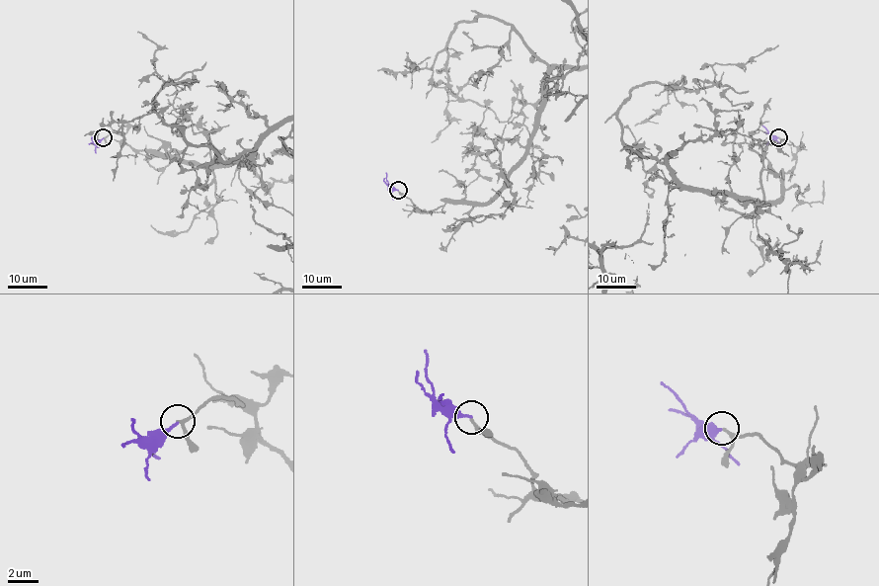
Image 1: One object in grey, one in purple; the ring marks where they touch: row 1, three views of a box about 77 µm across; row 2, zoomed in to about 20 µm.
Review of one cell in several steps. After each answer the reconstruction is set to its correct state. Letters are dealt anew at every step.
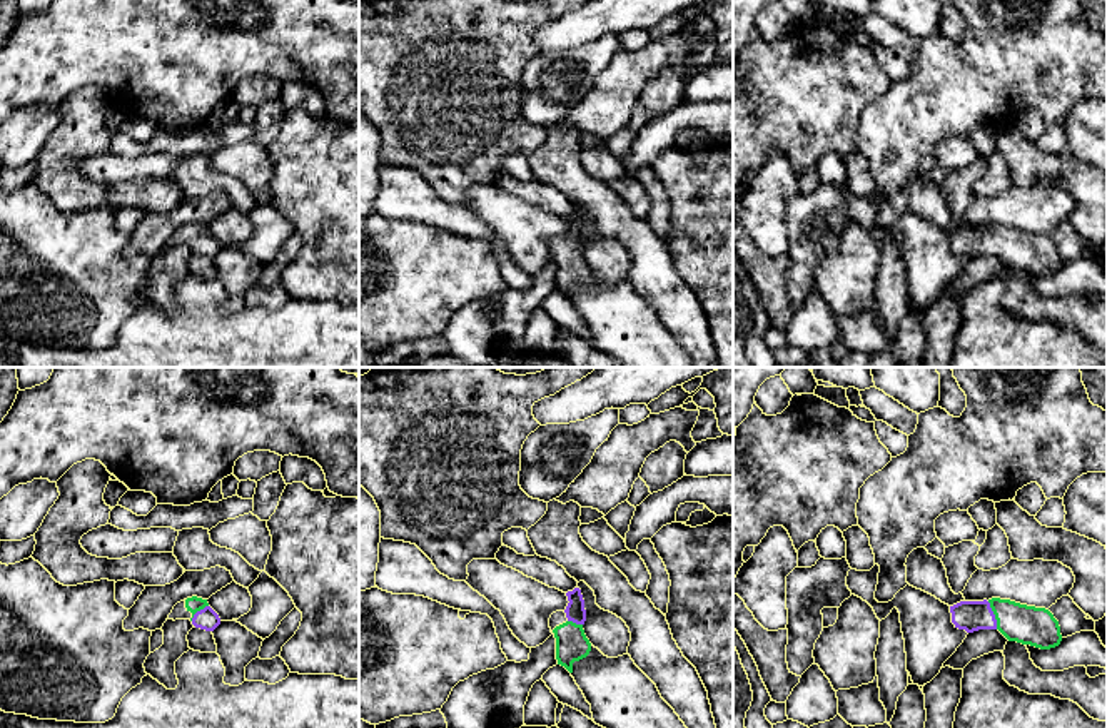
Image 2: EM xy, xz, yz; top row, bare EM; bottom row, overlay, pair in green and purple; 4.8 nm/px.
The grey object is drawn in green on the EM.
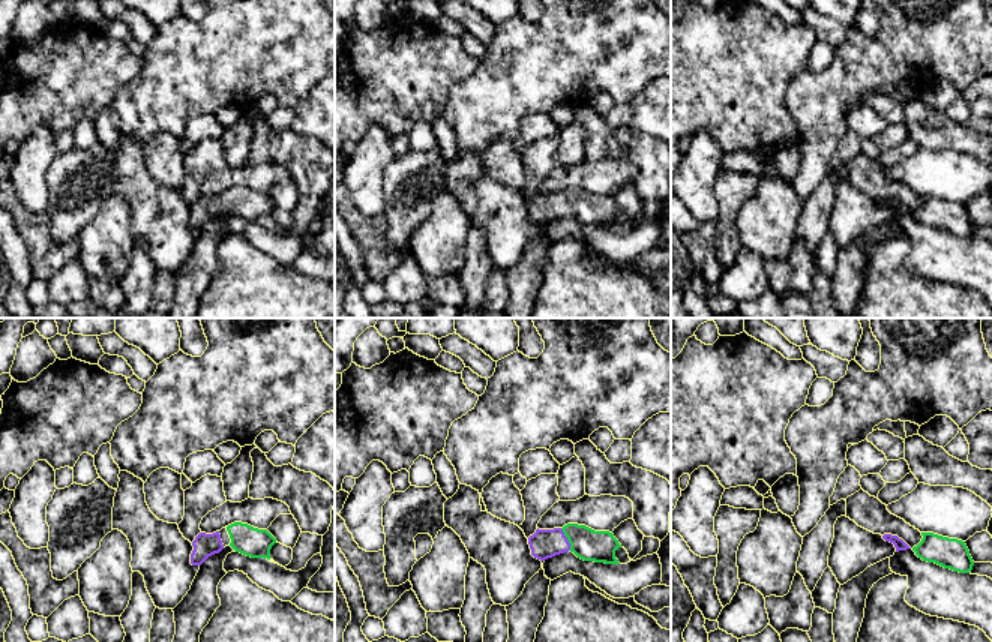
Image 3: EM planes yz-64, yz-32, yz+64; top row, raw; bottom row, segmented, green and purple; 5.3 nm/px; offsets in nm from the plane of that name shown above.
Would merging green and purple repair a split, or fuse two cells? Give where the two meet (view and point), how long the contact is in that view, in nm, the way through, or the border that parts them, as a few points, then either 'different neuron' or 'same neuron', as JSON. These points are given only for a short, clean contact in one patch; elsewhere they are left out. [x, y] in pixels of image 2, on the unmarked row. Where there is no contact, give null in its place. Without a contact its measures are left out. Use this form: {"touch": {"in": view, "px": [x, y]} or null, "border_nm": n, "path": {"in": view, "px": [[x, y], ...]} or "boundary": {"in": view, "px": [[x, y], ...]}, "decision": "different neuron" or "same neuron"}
{"touch": {"in": "yz", "px": [994, 239]}, "border_nm": 140, "path": {"in": "yz", "px": [[1027, 251], [994, 239], [967, 241]]}, "decision": "same neuron"}

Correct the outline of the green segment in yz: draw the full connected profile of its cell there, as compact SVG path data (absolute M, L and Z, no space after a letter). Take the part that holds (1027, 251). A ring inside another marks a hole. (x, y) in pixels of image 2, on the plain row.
M1010 225L960 227L950 232L952 249L958 255L998 255L1008 267L1050 276L1060 270L1059 247L1045 234Z

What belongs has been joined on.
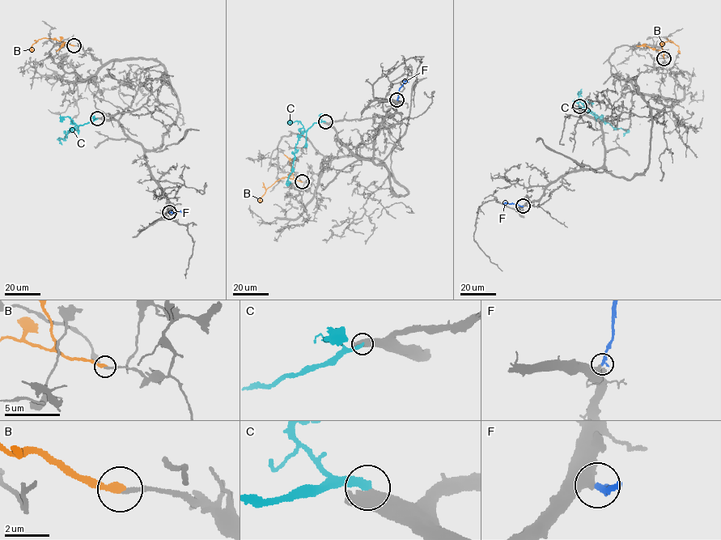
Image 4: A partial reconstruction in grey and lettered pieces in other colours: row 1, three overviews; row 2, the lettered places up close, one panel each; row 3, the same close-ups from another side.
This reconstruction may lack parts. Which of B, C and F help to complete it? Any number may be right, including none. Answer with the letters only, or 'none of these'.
F

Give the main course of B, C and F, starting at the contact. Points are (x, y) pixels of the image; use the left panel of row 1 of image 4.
B: (74, 45), (45, 37), (32, 44), (32, 51)
C: (97, 118), (71, 129), (64, 139), (57, 139), (62, 144)
F: (169, 212), (182, 212)

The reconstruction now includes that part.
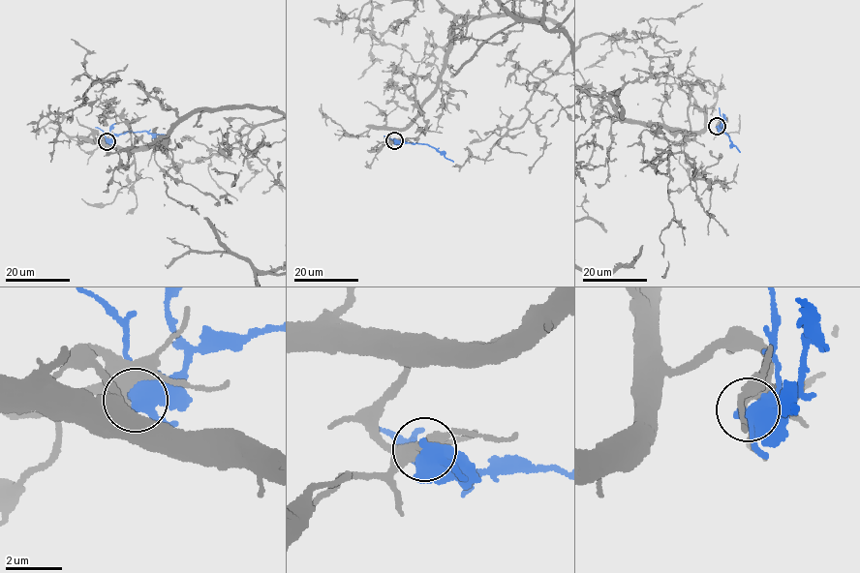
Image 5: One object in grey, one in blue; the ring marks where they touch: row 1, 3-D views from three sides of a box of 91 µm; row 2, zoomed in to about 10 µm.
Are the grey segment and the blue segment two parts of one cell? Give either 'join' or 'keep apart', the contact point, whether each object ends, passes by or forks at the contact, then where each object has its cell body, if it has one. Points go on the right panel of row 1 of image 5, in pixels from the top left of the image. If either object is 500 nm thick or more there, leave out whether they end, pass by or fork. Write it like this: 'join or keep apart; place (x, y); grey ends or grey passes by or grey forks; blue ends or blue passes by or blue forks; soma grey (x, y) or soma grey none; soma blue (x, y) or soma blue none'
keep apart; place (717, 126); soma grey none; soma blue none

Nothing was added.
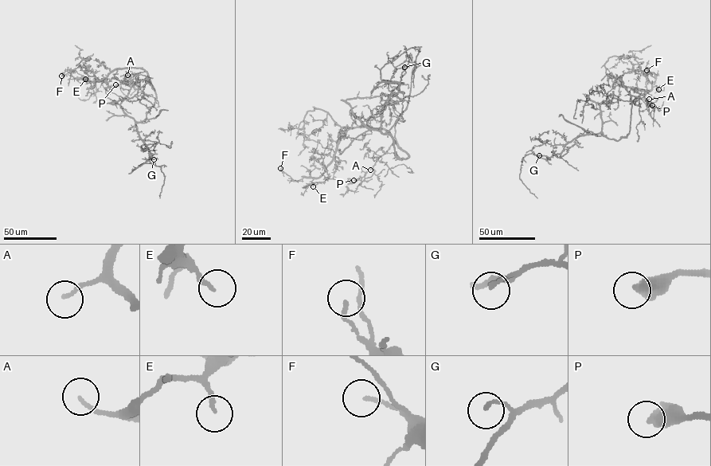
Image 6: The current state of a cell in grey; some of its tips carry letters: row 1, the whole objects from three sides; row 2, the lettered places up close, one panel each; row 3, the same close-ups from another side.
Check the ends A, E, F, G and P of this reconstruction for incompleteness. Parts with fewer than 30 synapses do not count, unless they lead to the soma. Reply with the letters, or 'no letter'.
A, E, P

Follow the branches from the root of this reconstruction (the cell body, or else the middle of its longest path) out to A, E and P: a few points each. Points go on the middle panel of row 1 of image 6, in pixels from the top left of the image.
A: (396, 154), (400, 158), (408, 157), (407, 151), (393, 142), (370, 170)
E: (396, 154), (400, 158), (408, 157), (388, 131), (342, 128), (334, 158), (321, 174), (313, 178), (313, 186)
P: (396, 154), (400, 158), (408, 157), (407, 151), (393, 142), (376, 161), (371, 176), (362, 181), (353, 180)

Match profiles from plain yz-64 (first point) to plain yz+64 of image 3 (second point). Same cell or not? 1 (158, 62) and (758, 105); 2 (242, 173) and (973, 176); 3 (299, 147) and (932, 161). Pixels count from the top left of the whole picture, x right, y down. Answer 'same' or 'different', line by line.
1: different
2: same
3: different

